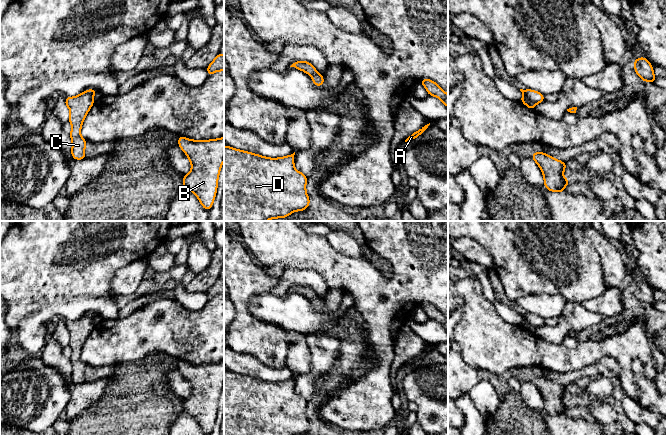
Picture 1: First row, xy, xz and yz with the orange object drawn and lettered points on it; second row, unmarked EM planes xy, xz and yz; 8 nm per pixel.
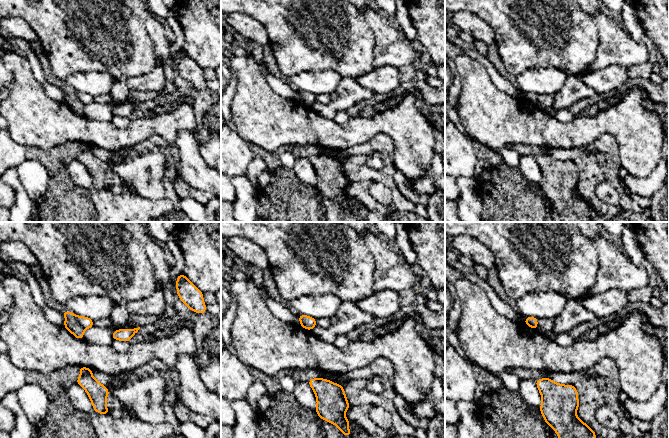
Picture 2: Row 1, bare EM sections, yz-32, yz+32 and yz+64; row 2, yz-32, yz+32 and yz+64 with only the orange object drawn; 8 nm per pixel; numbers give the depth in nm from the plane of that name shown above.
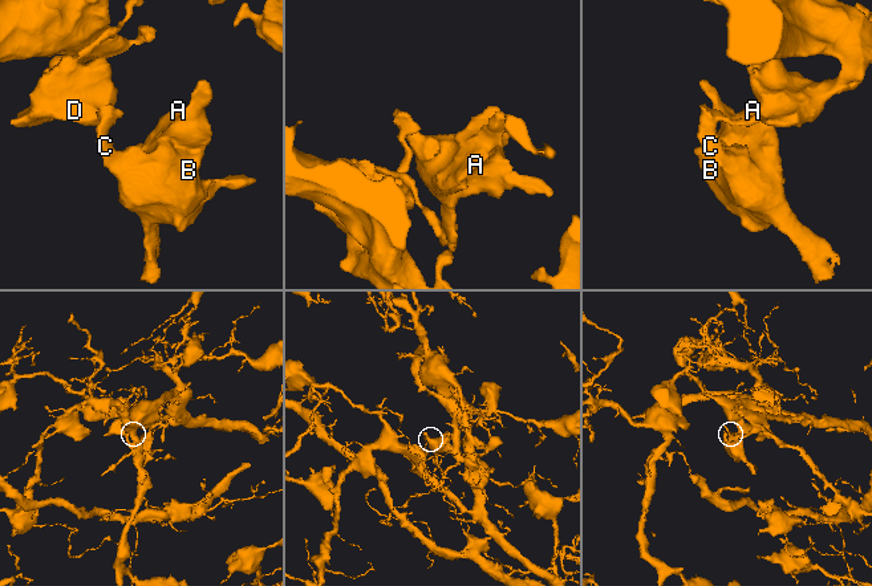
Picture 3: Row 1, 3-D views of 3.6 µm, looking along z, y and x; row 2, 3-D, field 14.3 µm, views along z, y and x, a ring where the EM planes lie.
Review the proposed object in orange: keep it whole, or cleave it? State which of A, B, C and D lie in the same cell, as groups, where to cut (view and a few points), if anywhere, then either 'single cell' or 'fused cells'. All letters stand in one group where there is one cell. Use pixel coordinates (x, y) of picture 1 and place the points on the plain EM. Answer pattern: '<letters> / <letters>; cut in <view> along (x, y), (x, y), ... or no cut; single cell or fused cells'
A B C / D; cut in yz along (524, 314), (524, 318), (534, 328); fused cells

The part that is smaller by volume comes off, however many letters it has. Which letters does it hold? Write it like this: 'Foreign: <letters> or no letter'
Foreign: A, B, C

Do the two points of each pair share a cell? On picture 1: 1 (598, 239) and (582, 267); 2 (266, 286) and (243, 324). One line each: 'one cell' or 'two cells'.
1: two cells
2: one cell

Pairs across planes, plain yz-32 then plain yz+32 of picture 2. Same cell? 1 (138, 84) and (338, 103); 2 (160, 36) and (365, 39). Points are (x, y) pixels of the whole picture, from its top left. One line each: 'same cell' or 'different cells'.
1: different cells
2: different cells

